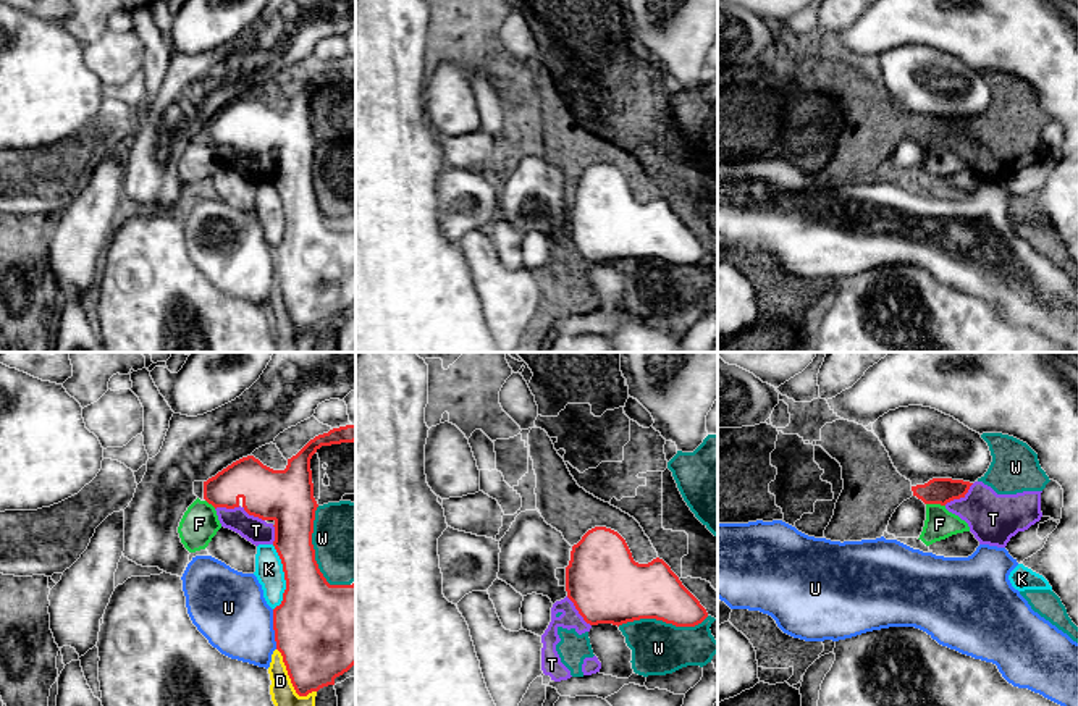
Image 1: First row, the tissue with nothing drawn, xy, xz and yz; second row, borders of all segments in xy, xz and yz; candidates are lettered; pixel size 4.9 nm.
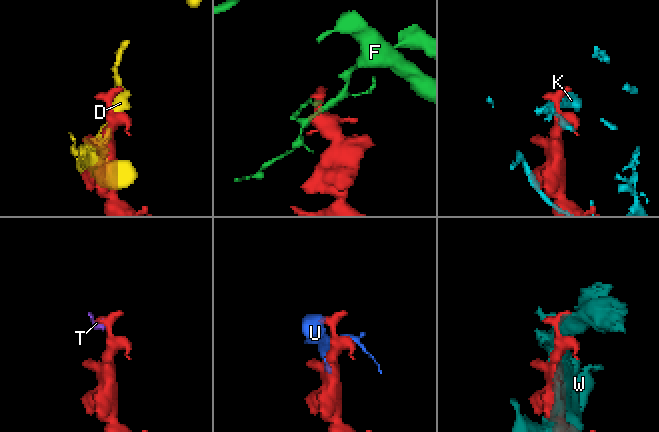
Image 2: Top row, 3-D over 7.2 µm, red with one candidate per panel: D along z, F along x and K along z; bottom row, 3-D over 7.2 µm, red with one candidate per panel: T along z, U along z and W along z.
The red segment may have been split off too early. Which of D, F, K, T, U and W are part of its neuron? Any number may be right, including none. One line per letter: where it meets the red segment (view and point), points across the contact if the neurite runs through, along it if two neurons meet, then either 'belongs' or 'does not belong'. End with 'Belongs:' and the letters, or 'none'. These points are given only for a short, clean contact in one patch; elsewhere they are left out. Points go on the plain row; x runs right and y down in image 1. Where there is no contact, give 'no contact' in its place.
D: xy (291, 319) | does not belong
F: yz (936, 141) | along yz (926, 141), (944, 144) | does not belong
K: xy (285, 215) | does not belong
T: yz (959, 136) | does not belong
U: xy (273, 267) | does not belong
W: xy (314, 193) | does not belong
Belongs: none

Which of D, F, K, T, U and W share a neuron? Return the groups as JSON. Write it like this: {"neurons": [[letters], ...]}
{"neurons": [["D"], ["F"], ["K"], ["T", "W"], ["U"]]}

